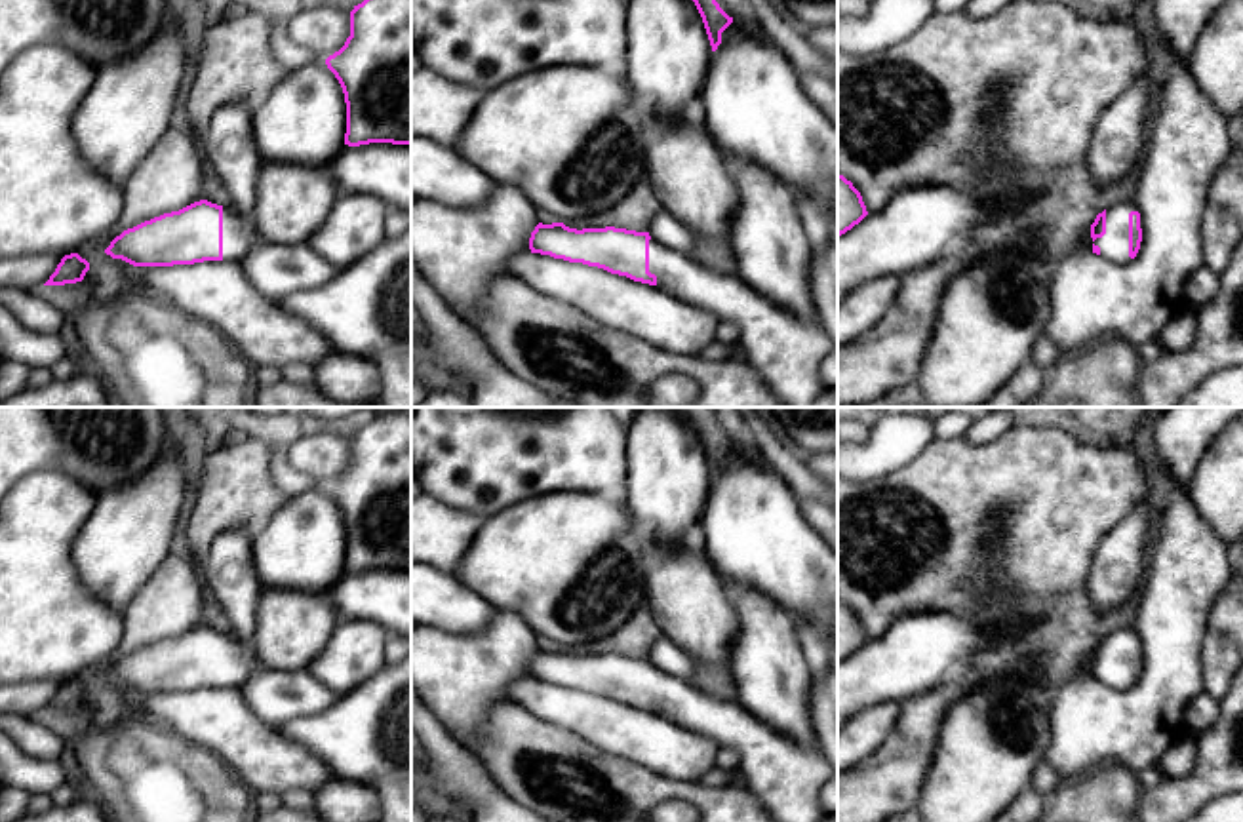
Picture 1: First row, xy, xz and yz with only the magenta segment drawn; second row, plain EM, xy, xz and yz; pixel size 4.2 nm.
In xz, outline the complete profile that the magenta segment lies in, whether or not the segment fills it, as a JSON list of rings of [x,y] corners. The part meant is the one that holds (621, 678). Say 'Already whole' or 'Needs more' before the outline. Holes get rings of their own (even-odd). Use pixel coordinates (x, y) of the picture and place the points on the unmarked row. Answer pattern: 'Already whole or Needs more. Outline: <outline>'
Needs more. Outline: [[[539,649],[529,675],[657,712],[712,738],[721,750],[737,752],[742,786],[775,822],[820,822],[826,816],[820,788],[834,776],[834,769],[817,746],[788,738],[737,700],[720,700],[649,658],[615,653],[577,656],[563,649]]]

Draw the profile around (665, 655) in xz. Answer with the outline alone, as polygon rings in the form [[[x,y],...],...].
[[[661,636],[651,647],[649,662],[664,672],[670,672],[674,677],[683,679],[691,679],[697,668],[695,660],[664,636]]]

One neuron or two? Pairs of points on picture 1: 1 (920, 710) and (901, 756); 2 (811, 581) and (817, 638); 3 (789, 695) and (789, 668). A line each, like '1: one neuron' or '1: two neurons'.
1: one neuron
2: two neurons
3: one neuron

